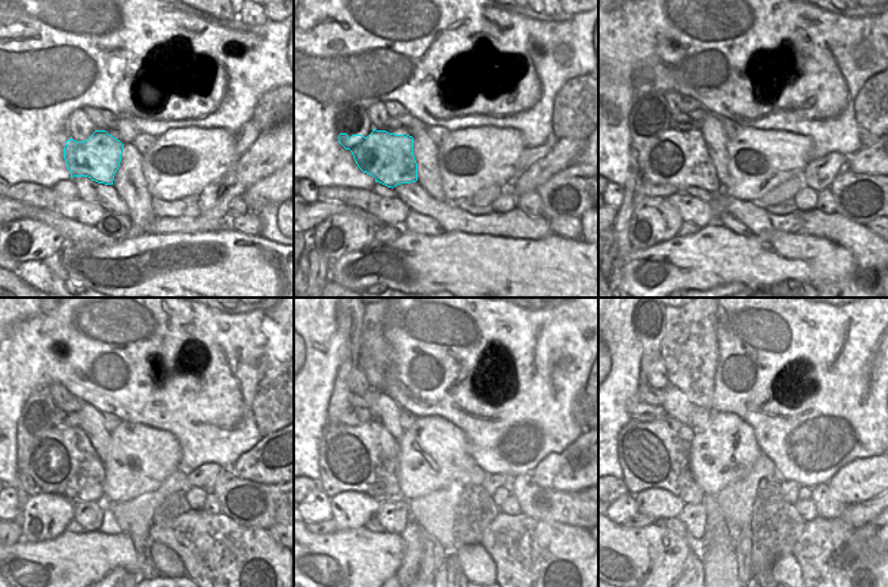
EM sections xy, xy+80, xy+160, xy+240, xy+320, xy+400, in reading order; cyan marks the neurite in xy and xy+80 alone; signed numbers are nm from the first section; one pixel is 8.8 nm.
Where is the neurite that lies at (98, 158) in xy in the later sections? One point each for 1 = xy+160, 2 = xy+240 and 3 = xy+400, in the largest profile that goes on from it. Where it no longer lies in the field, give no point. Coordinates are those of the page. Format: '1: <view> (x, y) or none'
1: xy+160 (679, 158)
2: xy+240 (63, 461)
3: xy+400 (656, 454)

